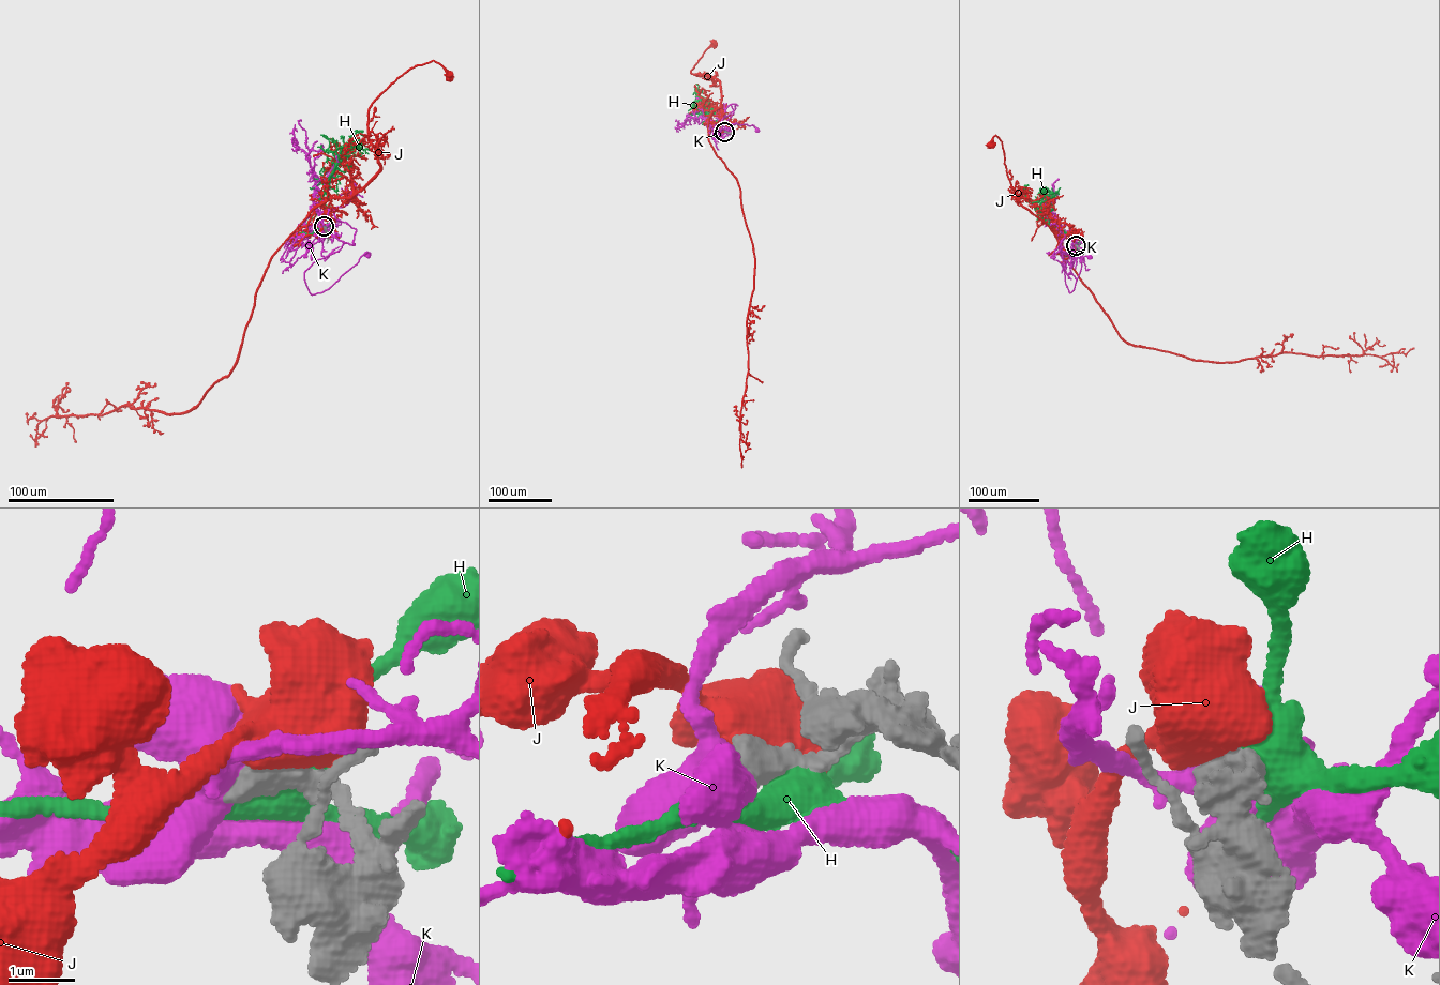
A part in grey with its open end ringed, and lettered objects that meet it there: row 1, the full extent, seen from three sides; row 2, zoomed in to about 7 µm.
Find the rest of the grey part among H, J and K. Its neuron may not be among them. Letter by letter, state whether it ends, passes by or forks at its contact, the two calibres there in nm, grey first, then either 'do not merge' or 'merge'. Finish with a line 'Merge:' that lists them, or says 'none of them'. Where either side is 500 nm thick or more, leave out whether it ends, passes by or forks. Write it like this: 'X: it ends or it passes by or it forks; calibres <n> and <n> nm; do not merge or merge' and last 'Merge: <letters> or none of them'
H: calibres 550 and 480 nm; do not merge
J: calibres 550 and 500 nm; do not merge
K: calibres 500 and 480 nm; do not merge
Merge: none of them

